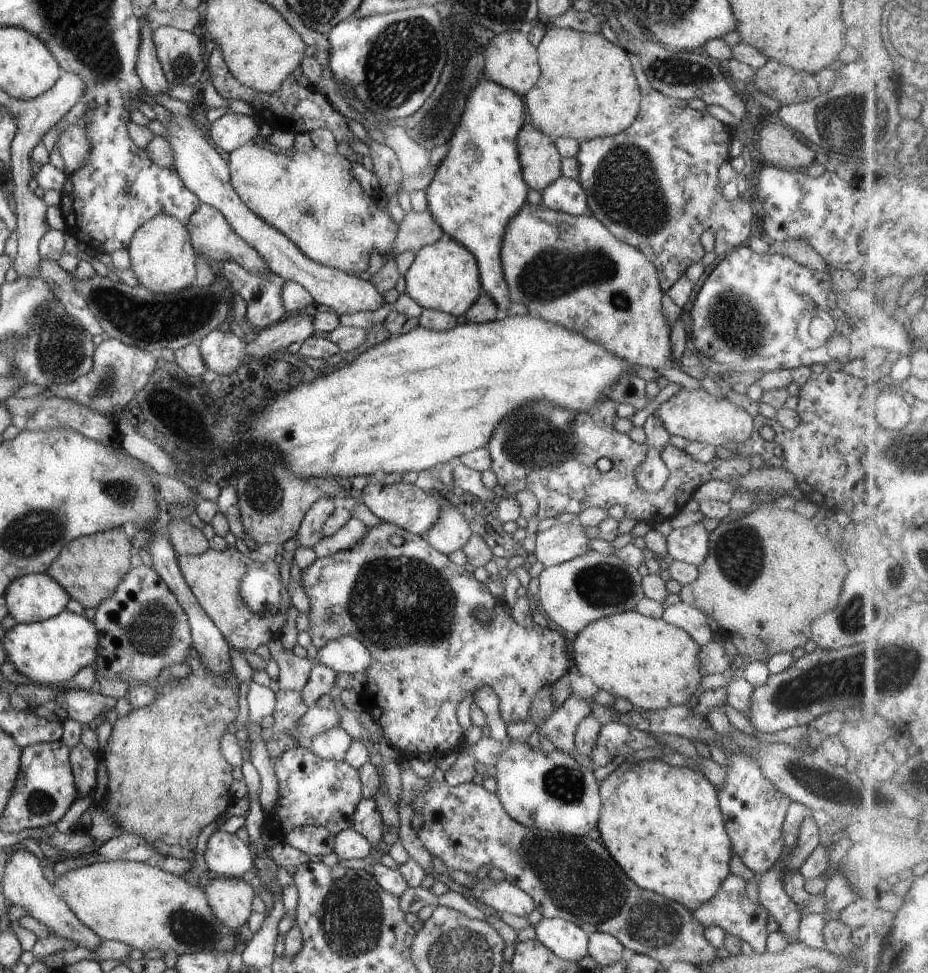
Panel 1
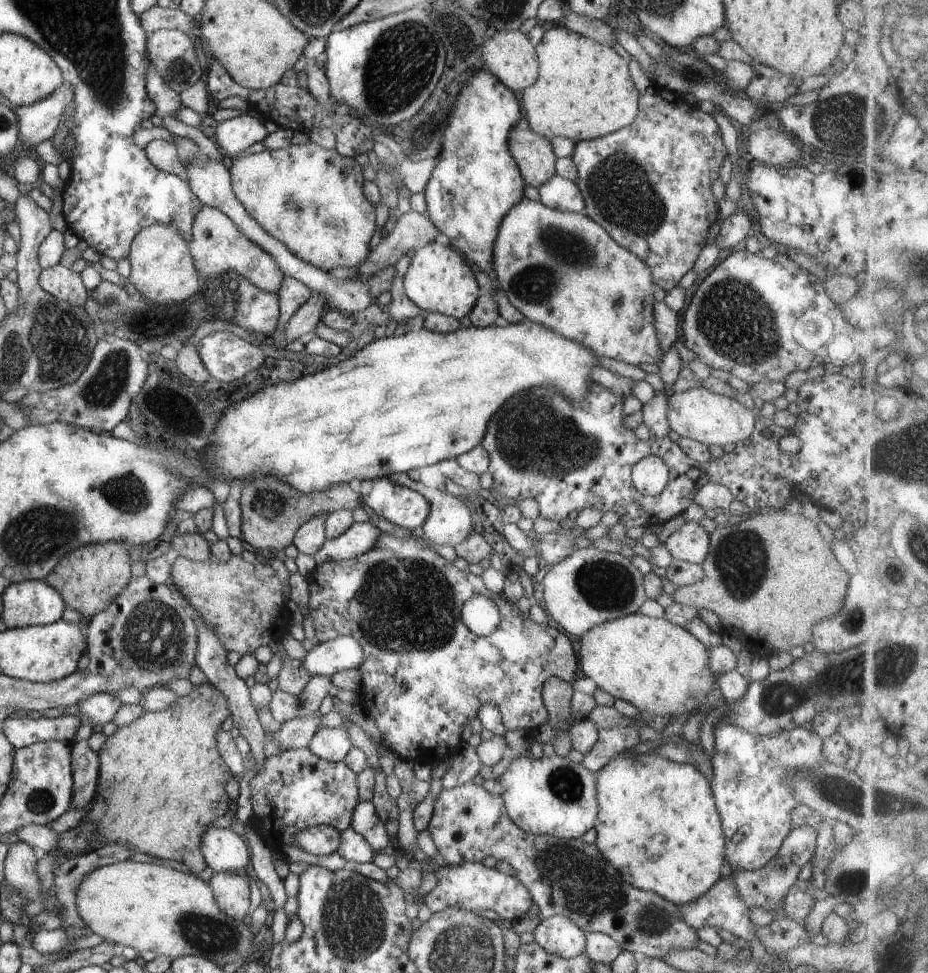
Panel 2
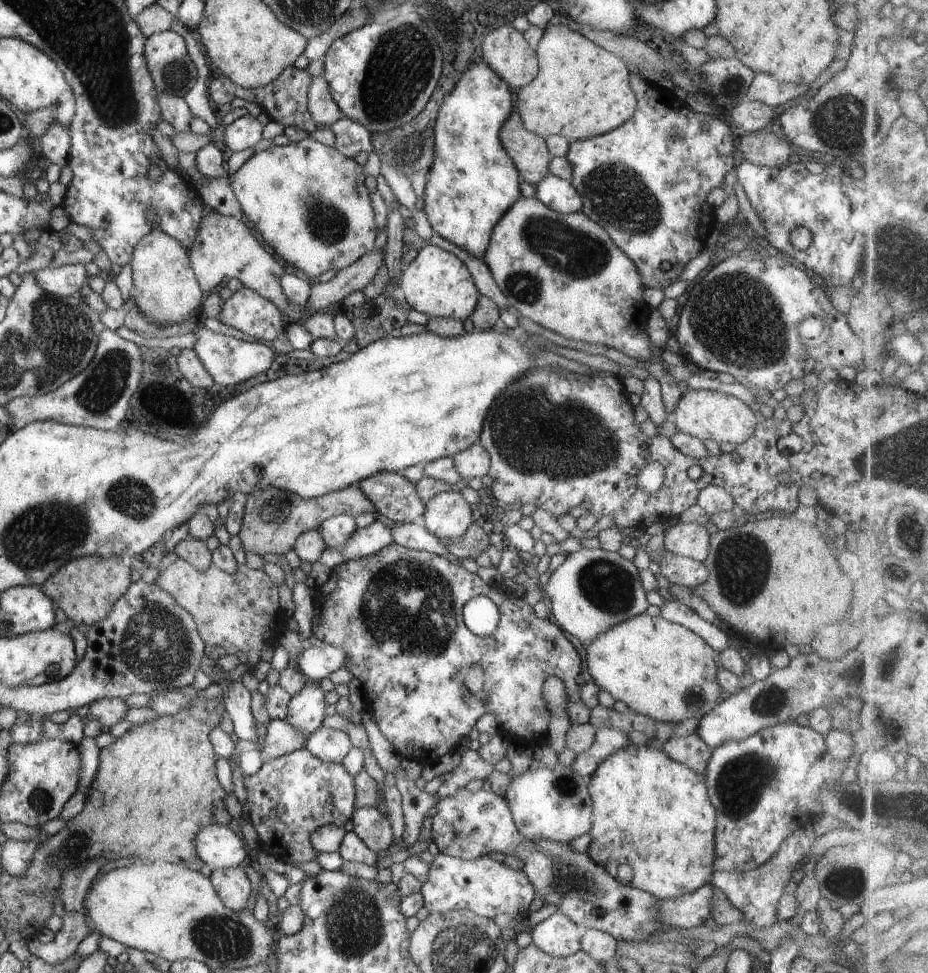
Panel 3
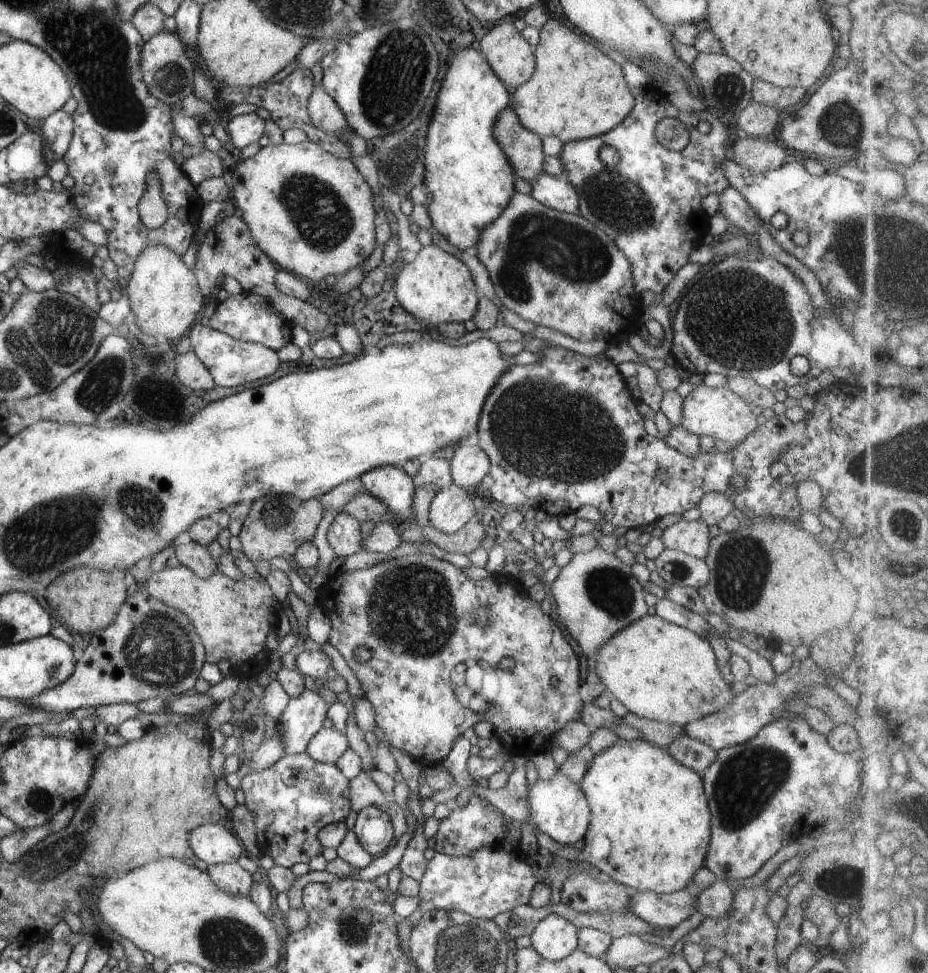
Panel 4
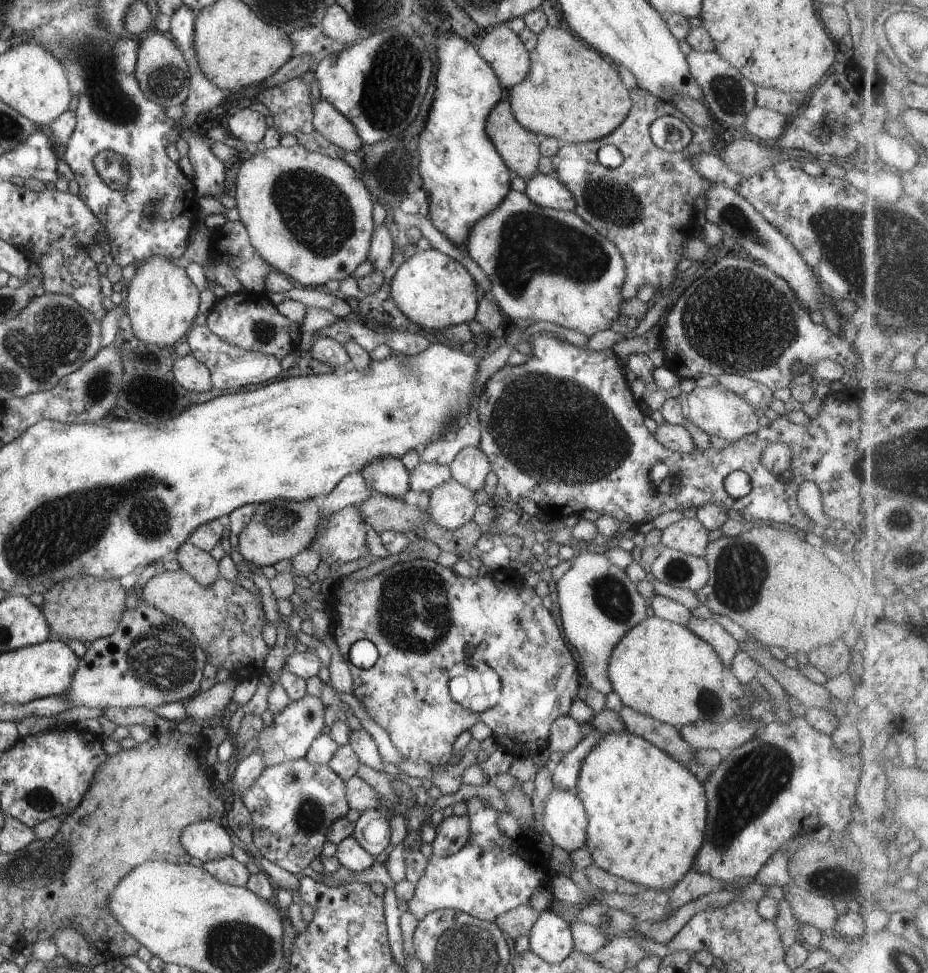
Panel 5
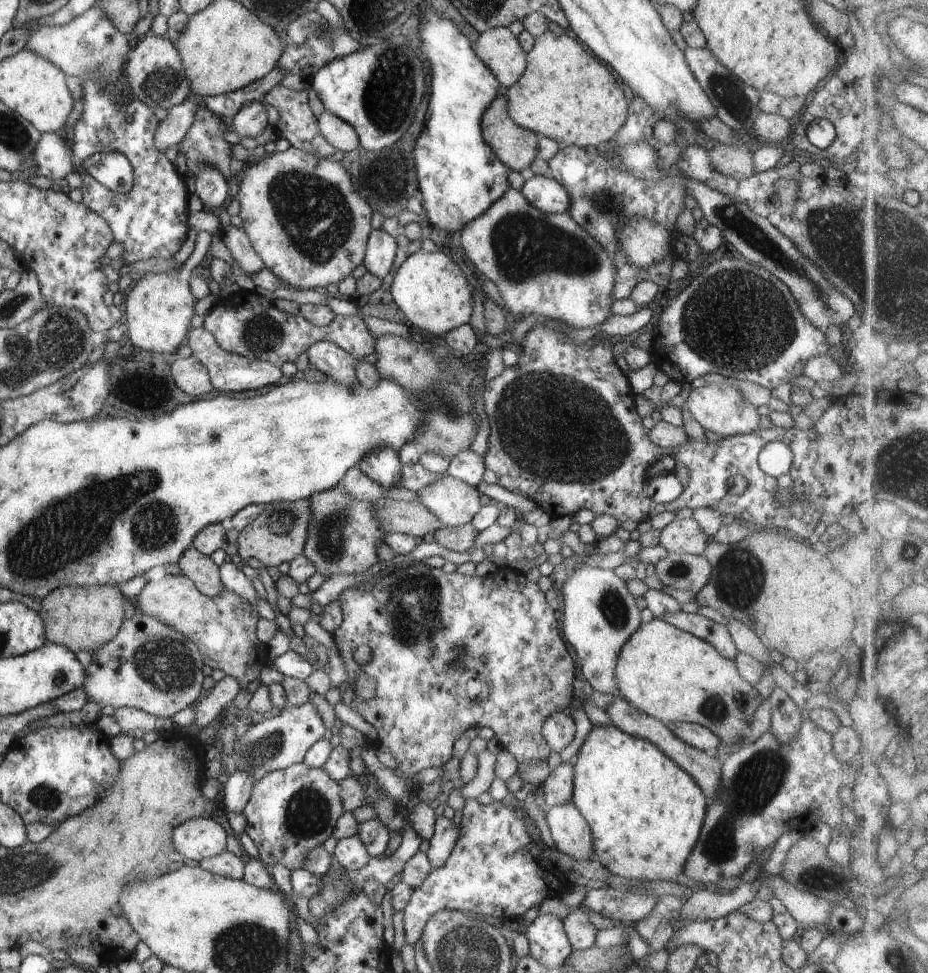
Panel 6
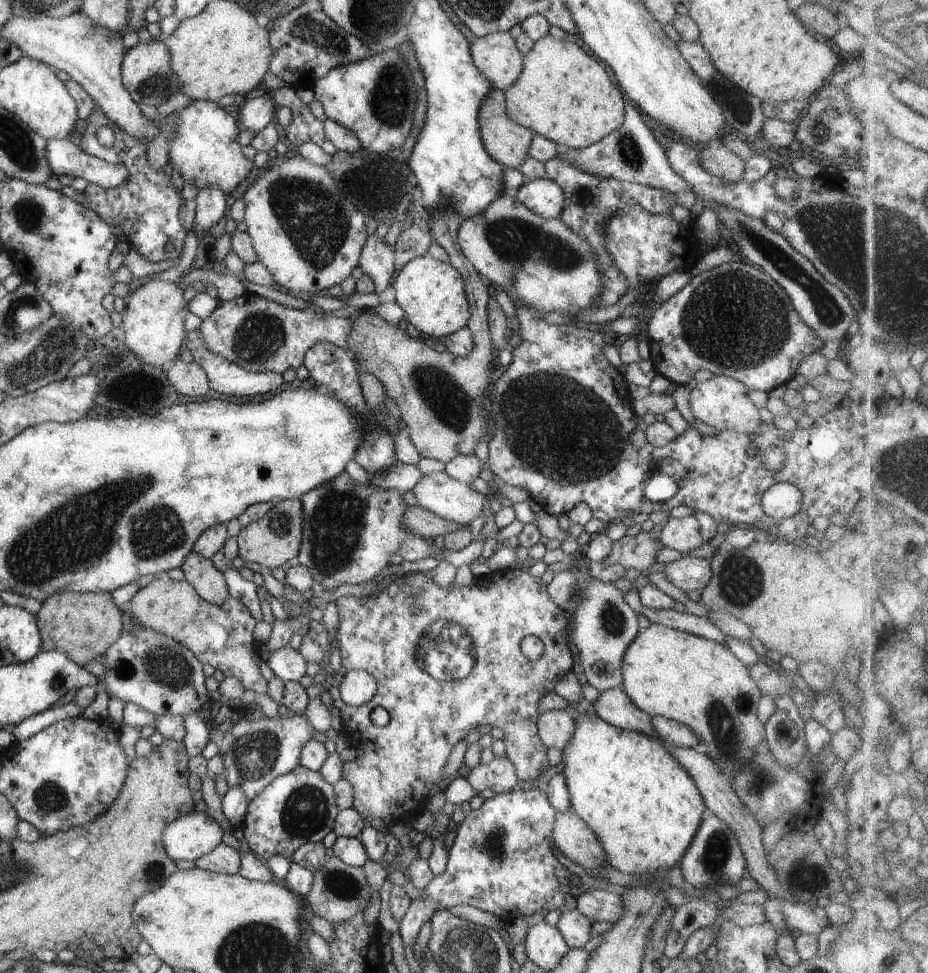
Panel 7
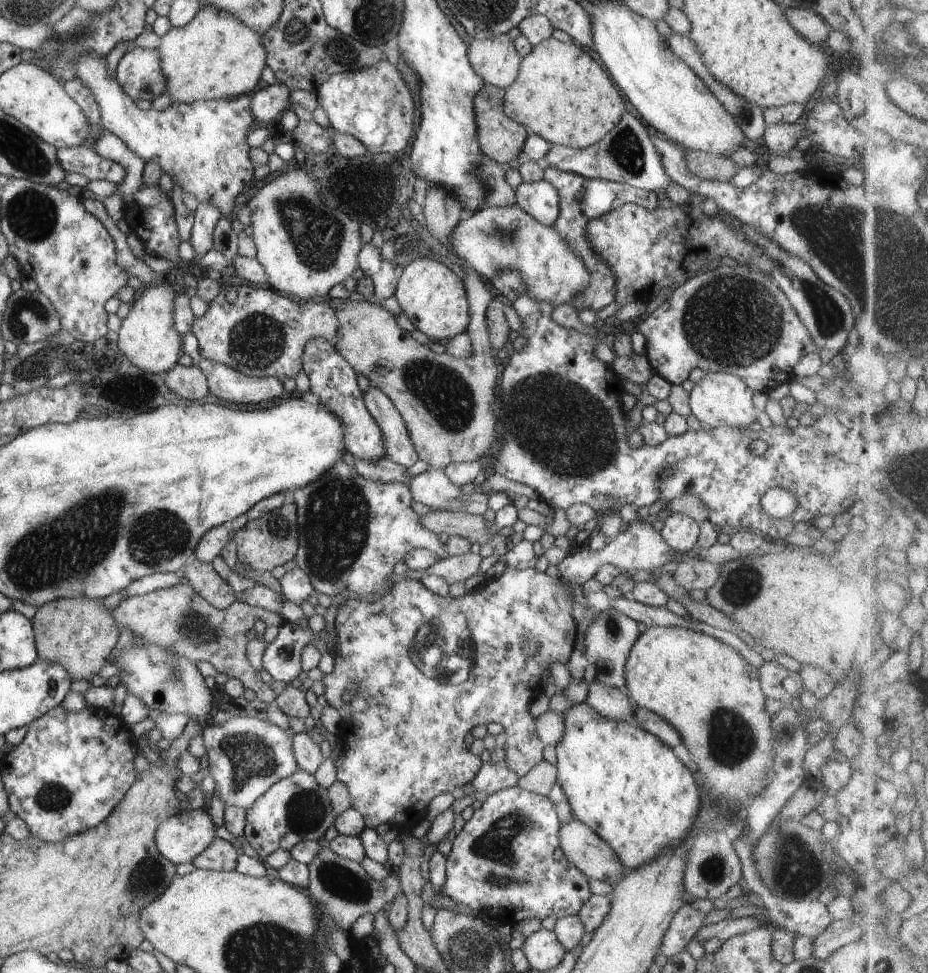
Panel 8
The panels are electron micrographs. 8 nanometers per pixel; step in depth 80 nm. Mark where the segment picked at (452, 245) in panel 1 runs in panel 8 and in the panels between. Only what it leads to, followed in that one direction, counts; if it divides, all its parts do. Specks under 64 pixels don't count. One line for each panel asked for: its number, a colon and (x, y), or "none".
2: (440, 279)
3: (437, 283)
4: (436, 288)
5: (435, 291)
6: (431, 291)
7: (431, 292)
8: (433, 298)

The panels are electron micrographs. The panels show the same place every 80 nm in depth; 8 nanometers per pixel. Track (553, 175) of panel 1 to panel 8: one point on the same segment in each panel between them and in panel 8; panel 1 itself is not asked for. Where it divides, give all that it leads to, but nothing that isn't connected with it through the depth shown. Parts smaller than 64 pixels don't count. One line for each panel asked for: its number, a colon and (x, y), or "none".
2: (533, 154)
3: (528, 151)
4: (524, 150)
5: (520, 149)
6: (516, 147)
7: (507, 142)
8: (500, 138)

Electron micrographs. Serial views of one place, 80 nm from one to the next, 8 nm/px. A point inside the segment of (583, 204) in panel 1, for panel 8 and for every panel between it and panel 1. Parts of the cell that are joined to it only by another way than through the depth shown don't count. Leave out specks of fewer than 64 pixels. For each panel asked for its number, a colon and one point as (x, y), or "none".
2: (558, 193)
3: (559, 194)
4: (555, 193)
5: (546, 191)
6: (544, 193)
7: (543, 197)
8: (540, 200)

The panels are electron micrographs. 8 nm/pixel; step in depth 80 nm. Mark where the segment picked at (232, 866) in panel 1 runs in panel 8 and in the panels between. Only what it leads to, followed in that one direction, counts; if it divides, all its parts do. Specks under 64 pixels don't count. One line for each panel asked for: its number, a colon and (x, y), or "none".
2: (223, 850)
3: (219, 847)
4: (212, 843)
5: (208, 840)
6: (200, 838)
7: (188, 837)
8: (180, 838)

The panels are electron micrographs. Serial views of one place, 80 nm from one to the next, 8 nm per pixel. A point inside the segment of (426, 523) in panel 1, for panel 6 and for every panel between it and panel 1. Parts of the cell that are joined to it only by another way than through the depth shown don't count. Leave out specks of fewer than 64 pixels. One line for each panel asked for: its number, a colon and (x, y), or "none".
2: (405, 507)
3: (394, 497)
4: (390, 484)
5: (388, 476)
6: (384, 467)

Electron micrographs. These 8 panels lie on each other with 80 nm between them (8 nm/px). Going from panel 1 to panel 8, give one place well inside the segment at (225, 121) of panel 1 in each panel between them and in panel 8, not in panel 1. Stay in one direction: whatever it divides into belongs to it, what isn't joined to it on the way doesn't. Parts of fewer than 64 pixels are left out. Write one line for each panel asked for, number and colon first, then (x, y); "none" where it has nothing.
2: (236, 135)
3: (244, 132)
4: (245, 130)
5: (248, 126)
6: (252, 120)
7: (257, 111)
8: (269, 102)

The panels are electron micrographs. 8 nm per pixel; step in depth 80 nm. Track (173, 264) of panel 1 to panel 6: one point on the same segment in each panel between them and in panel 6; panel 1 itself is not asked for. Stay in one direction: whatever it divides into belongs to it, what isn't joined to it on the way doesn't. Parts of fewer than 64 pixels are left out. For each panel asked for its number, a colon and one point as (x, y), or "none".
2: (163, 271)
3: (166, 291)
4: (164, 295)
5: (162, 302)
6: (158, 308)

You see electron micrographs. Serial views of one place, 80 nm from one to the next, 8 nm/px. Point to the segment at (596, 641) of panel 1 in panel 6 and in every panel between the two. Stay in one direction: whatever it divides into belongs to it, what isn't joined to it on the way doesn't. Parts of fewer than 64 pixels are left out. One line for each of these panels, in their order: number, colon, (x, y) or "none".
2: (660, 668)
3: (659, 669)
4: (659, 671)
5: (662, 670)
6: (667, 673)

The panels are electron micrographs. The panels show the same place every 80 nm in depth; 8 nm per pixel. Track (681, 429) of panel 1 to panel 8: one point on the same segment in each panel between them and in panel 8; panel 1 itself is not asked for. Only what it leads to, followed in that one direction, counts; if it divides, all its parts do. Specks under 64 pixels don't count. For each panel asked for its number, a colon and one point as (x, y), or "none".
2: (712, 419)
3: (704, 414)
4: (717, 412)
5: (715, 410)
6: (720, 408)
7: (722, 402)
8: (718, 399)

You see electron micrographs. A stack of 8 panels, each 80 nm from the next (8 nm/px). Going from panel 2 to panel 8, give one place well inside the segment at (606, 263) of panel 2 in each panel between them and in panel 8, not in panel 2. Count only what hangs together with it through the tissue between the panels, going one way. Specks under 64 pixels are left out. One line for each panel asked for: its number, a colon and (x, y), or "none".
3: (563, 271)
4: (557, 270)
5: (546, 265)
6: (546, 264)
7: (542, 263)
8: (495, 239)

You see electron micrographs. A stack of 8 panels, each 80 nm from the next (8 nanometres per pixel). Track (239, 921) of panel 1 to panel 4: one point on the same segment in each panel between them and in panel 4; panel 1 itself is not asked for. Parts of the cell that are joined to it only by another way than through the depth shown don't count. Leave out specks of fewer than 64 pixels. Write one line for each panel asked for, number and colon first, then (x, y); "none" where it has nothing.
2: (231, 891)
3: (232, 884)
4: (232, 878)

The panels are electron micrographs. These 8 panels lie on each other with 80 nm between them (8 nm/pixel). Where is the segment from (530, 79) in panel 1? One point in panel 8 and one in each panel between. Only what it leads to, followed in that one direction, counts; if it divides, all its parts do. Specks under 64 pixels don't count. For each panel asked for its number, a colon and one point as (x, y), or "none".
2: (509, 56)
3: (505, 50)
4: (510, 57)
5: (502, 48)
6: (499, 49)
7: (496, 56)
8: (495, 59)

